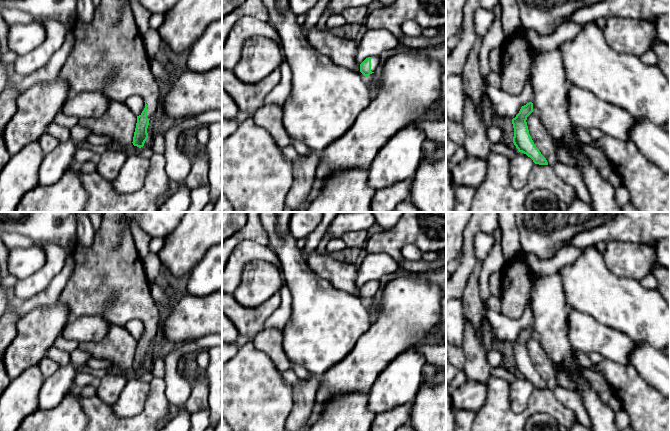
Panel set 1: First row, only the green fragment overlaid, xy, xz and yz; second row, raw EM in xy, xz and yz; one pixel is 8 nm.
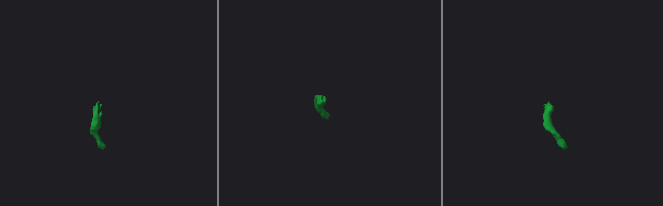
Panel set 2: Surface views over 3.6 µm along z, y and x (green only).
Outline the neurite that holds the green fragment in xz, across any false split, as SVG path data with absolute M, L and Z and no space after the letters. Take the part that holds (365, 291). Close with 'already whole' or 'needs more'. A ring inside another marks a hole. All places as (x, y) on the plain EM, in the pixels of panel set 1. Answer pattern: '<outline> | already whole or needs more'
M379 280L368 281L360 288L360 296L364 300L368 301L370 298L376 295L379 289L380 289Z | needs more

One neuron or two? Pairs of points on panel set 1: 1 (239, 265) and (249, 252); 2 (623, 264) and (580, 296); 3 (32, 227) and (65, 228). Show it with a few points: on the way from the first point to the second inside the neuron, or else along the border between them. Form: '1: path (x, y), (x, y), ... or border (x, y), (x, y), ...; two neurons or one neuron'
1: path (239, 262), (246, 255); one neuron
2: border (603, 254), (605, 265), (613, 273), (634, 280); two neurons
3: path (40, 227), (53, 227), (57, 229); one neuron

